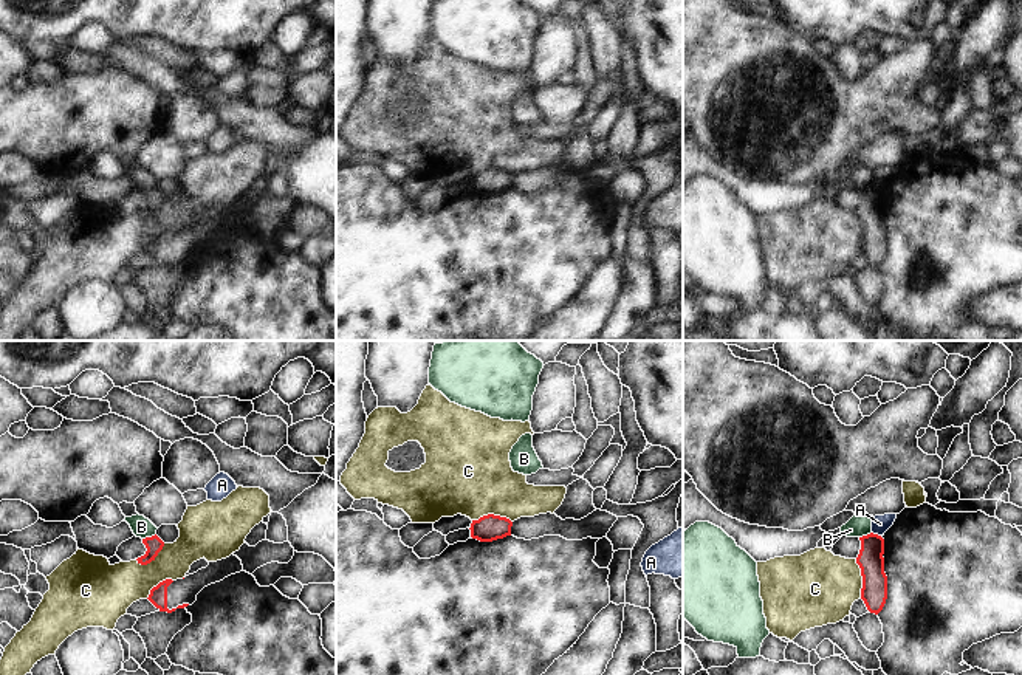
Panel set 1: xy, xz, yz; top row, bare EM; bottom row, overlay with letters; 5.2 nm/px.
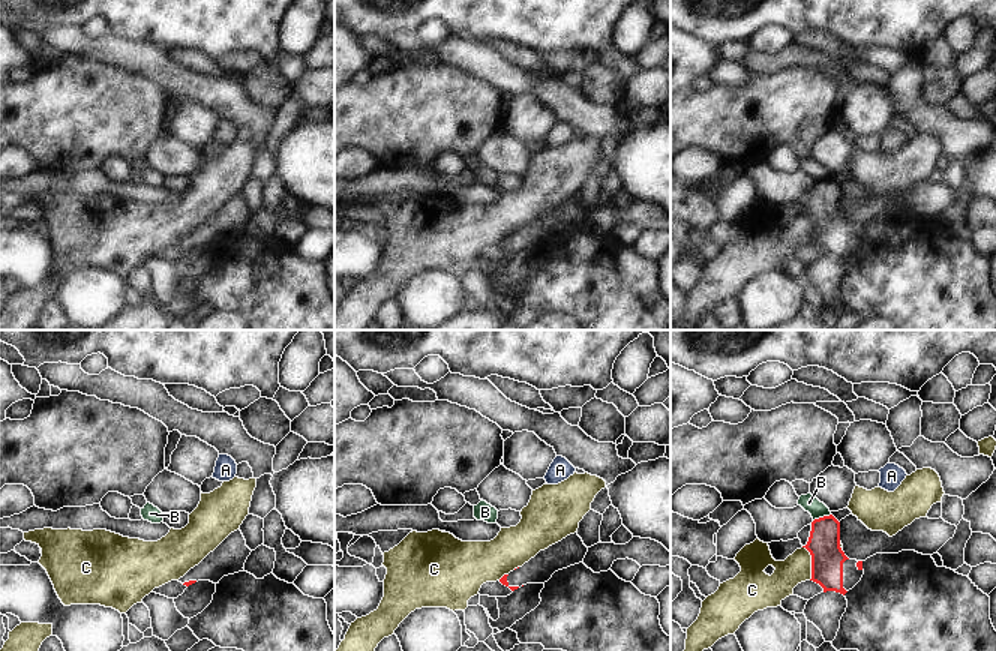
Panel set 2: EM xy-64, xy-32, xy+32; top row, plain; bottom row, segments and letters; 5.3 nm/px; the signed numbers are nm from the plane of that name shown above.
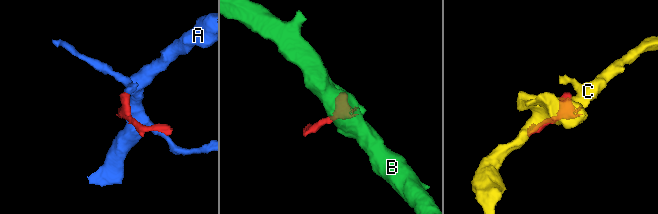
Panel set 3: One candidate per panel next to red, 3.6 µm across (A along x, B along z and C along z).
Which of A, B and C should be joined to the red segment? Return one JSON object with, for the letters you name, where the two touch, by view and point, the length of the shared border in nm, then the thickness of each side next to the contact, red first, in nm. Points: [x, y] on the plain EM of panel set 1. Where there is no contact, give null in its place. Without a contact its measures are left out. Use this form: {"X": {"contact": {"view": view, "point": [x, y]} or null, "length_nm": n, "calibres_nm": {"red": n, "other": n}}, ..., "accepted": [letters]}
{"accepted": []}

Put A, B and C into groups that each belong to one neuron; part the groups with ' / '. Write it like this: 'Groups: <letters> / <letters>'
Groups: A / B / C

